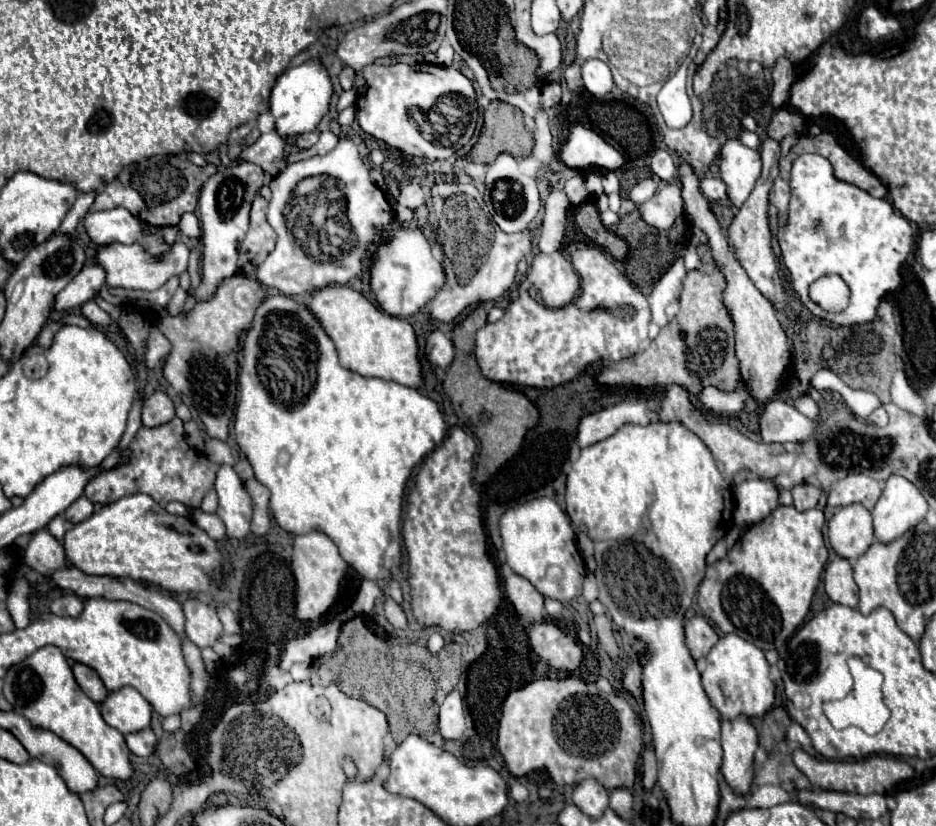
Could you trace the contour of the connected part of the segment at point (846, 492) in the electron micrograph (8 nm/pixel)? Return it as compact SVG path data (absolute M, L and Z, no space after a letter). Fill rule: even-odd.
M851 475L843 481L837 481L835 487L829 491L829 505L843 507L861 503L865 509L873 509L877 499L881 497L881 483L867 477L867 475Z

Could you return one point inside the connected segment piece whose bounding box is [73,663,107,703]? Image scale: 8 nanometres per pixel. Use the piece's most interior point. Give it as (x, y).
(89, 681)

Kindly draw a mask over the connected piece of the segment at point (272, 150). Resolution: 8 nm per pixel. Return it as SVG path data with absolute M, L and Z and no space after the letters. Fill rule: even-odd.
M273 129L263 133L251 147L247 147L241 157L263 167L267 177L275 177L285 167L285 139Z

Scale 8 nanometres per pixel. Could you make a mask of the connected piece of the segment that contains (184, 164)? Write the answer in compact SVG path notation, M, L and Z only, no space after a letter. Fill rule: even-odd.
M185 155L151 157L151 159L139 163L139 171L137 171L137 165L129 165L127 169L123 169L119 173L119 177L113 183L105 185L105 189L95 195L95 201L89 207L89 213L113 209L113 207L121 205L149 225L157 225L157 227L177 225L183 211L195 211L201 185L215 171L217 171L215 165L207 165L203 169L203 167L193 165ZM149 181L151 181L151 185L147 185Z

